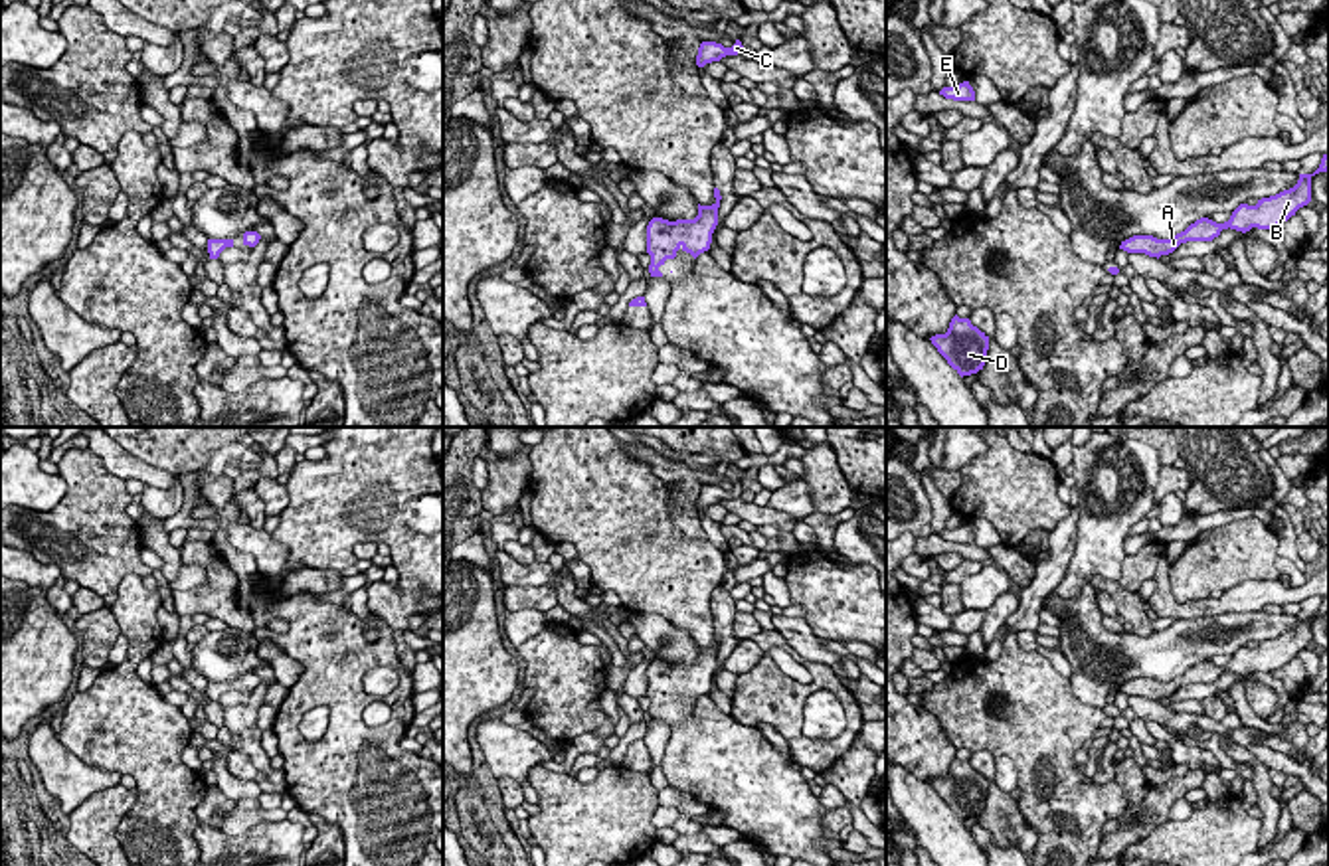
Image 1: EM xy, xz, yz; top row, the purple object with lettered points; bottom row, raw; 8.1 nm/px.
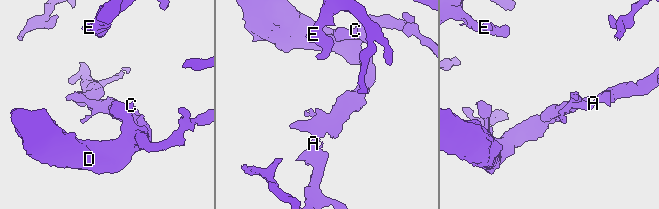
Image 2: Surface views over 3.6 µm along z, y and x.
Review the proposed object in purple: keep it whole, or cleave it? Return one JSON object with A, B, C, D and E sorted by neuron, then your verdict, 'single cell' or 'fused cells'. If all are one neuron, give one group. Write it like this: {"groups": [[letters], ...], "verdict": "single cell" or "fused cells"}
{"groups": [["A", "B", "C", "D", "E"]], "verdict": "single cell"}

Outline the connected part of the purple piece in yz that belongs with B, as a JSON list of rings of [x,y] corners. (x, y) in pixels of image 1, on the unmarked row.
[[[1329,595],[1323,597],[1319,611],[1313,617],[1299,617],[1293,631],[1284,633],[1276,639],[1258,643],[1256,649],[1240,647],[1228,664],[1216,666],[1208,660],[1200,660],[1191,666],[1185,674],[1171,682],[1157,682],[1153,678],[1133,678],[1121,684],[1119,692],[1127,696],[1145,696],[1149,700],[1161,700],[1173,696],[1181,686],[1187,684],[1212,684],[1222,672],[1250,674],[1272,672],[1287,664],[1295,654],[1311,645],[1311,621],[1319,615],[1329,613]]]

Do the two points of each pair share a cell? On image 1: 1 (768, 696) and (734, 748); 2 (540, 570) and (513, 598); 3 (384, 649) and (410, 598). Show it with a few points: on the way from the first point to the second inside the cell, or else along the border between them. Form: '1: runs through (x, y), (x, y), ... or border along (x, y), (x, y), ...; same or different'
1: border along (730, 716), (756, 728); different
2: border along (505, 586), (550, 586), (558, 604); different
3: border along (370, 611), (394, 629); different

